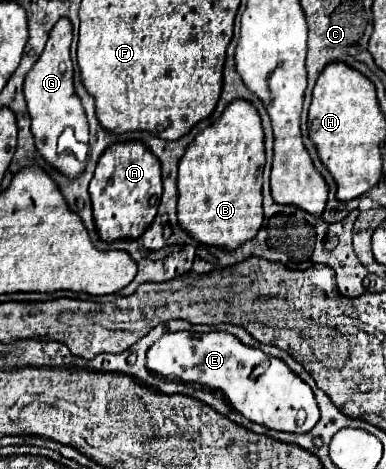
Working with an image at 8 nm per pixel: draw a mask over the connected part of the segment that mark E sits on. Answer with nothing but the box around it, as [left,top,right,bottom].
[146,332,320,434]

